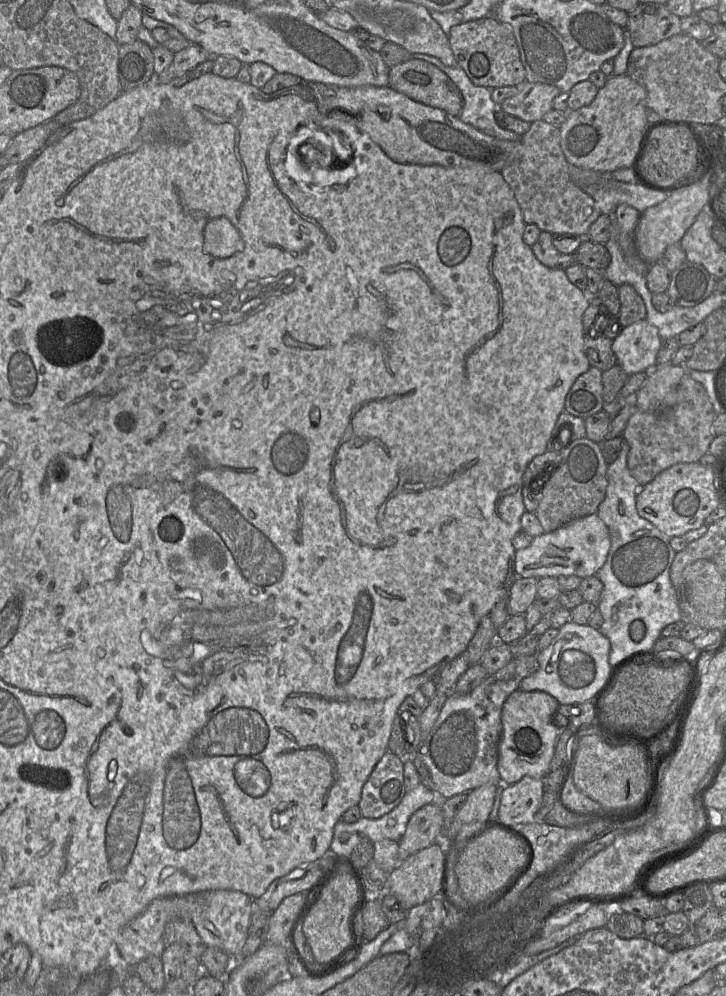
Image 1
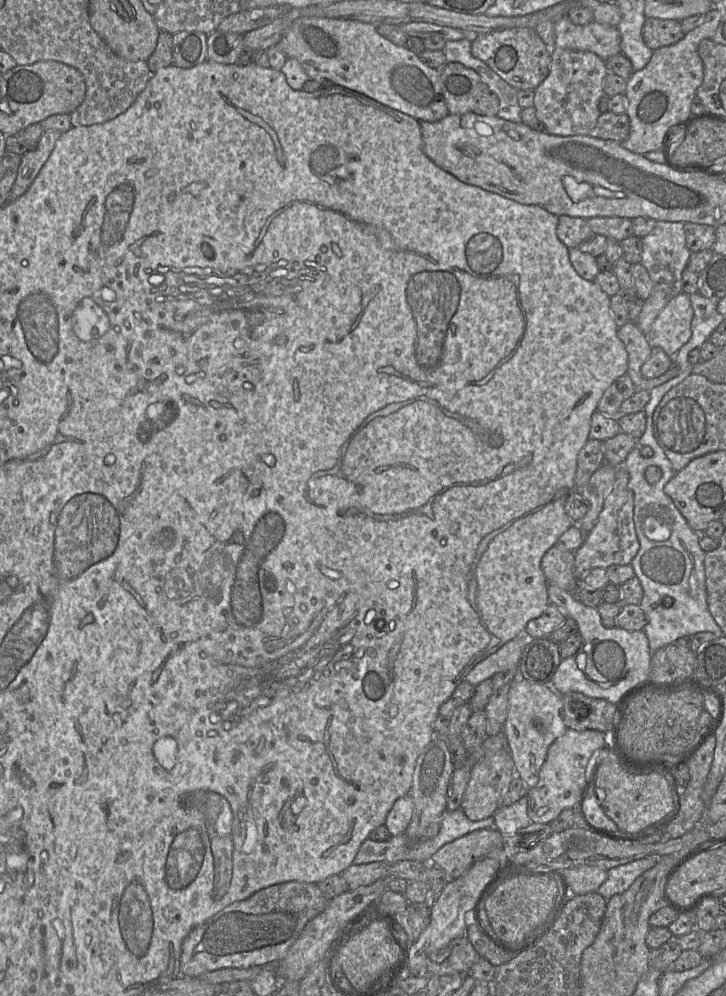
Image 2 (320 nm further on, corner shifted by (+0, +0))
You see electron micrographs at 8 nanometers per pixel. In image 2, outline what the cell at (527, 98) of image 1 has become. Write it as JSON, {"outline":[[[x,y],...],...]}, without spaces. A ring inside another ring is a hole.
{"outline":[[[555,48],[551,54],[551,67],[548,76],[534,90],[534,104],[537,118],[545,125],[545,131],[559,136],[591,135],[601,115],[599,101],[603,96],[603,80],[608,74],[606,61],[590,51],[577,51]]]}

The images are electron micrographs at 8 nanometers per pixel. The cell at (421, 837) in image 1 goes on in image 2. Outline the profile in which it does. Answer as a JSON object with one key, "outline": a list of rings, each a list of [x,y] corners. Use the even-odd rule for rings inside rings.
{"outline":[[[501,749],[490,757],[484,757],[473,767],[470,778],[461,802],[460,809],[471,821],[483,820],[493,816],[501,806],[501,799],[508,791],[515,774],[515,764],[508,751]]]}

